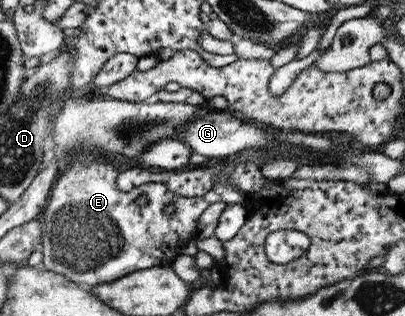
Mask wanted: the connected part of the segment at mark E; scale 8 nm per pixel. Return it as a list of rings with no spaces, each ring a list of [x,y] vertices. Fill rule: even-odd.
[[[80,154],[77,157],[73,157],[72,161],[70,161],[68,165],[66,165],[64,168],[61,168],[60,173],[58,173],[58,176],[55,178],[55,181],[50,188],[48,200],[46,200],[46,203],[43,205],[41,213],[38,217],[38,219],[40,219],[39,222],[42,224],[42,233],[39,235],[40,243],[38,245],[38,248],[40,248],[42,254],[42,261],[39,263],[39,267],[41,269],[44,271],[53,271],[54,273],[63,275],[67,281],[71,281],[72,283],[82,285],[83,287],[90,287],[99,283],[114,281],[114,279],[118,279],[123,275],[128,275],[132,271],[148,269],[149,267],[156,266],[168,266],[168,264],[172,263],[172,261],[174,261],[174,259],[180,255],[185,243],[190,239],[194,239],[196,235],[196,225],[198,225],[198,216],[210,204],[216,202],[222,202],[225,204],[243,204],[245,201],[245,194],[243,192],[241,192],[238,188],[233,188],[227,184],[228,175],[226,174],[220,175],[218,182],[215,183],[202,196],[181,196],[180,194],[175,194],[174,192],[167,190],[167,187],[163,186],[163,183],[158,182],[144,183],[142,185],[133,187],[131,190],[122,191],[119,190],[115,184],[116,176],[118,174],[118,169],[116,169],[116,167],[110,163],[110,160],[108,161],[108,159],[106,159],[106,156],[91,157],[90,154]],[[142,193],[147,195],[148,200],[144,206],[139,207],[135,205],[134,199],[136,199],[136,197]],[[170,204],[173,205],[176,212],[174,212],[174,214],[168,218],[168,216],[164,216],[164,214],[162,214],[162,210],[166,205]]]

